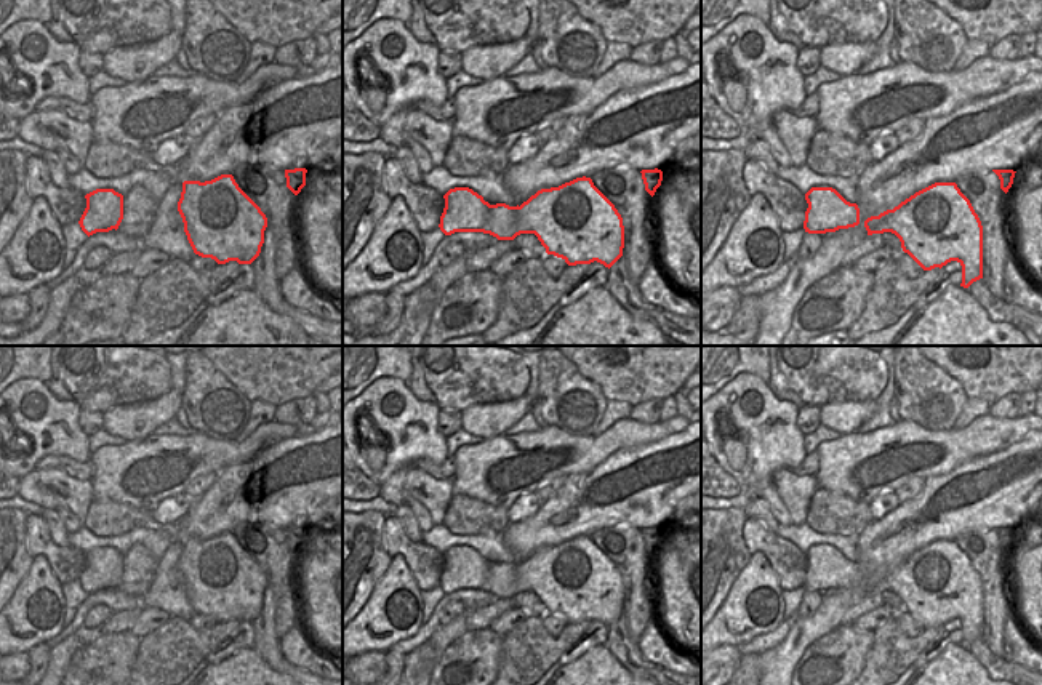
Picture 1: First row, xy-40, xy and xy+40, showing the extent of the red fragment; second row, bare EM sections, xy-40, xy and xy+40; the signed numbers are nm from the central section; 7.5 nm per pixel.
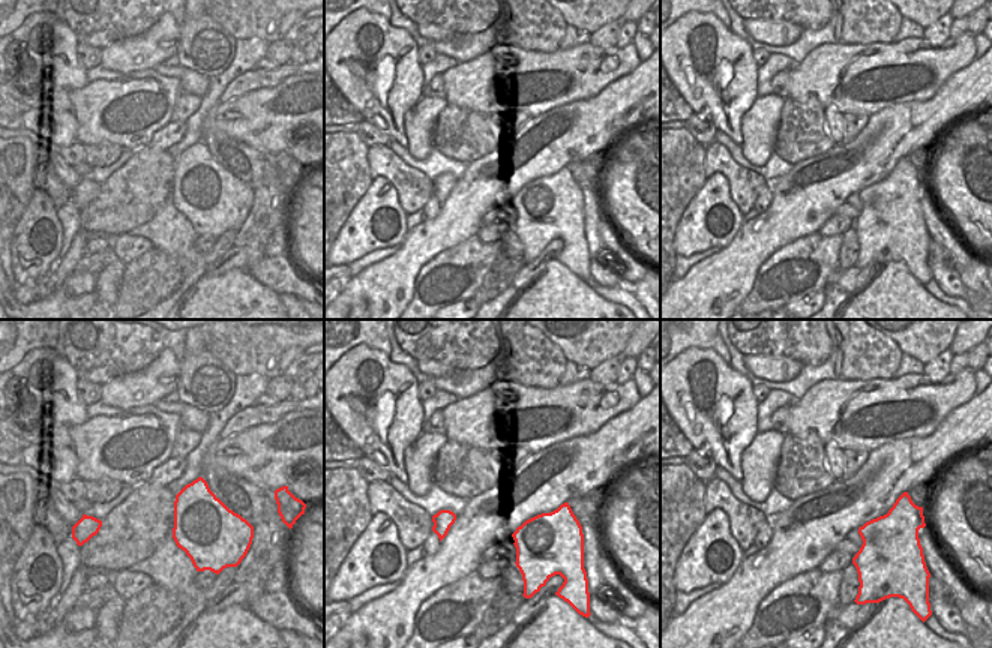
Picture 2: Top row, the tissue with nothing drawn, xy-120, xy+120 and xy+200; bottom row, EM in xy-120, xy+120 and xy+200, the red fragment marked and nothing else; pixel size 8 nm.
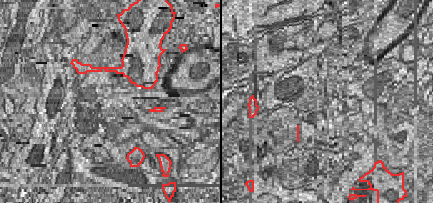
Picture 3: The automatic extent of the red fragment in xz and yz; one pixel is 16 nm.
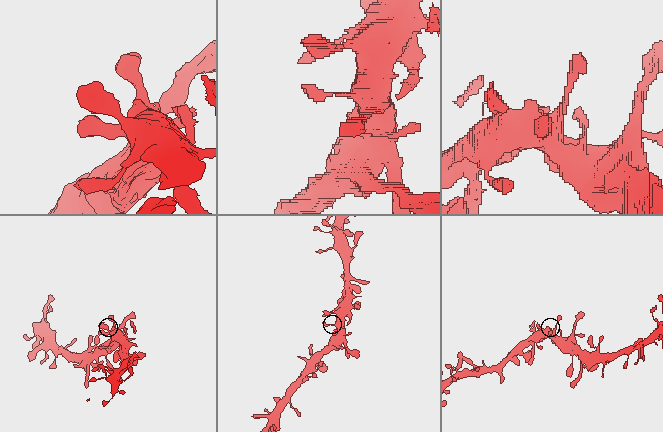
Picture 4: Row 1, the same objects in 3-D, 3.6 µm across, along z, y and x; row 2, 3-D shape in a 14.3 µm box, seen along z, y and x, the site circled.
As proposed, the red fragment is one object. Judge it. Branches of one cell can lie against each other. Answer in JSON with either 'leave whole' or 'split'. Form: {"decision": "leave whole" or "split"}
{"decision": "leave whole"}

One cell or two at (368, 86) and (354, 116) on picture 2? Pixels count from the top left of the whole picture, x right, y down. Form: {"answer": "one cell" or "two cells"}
{"answer": "two cells"}

